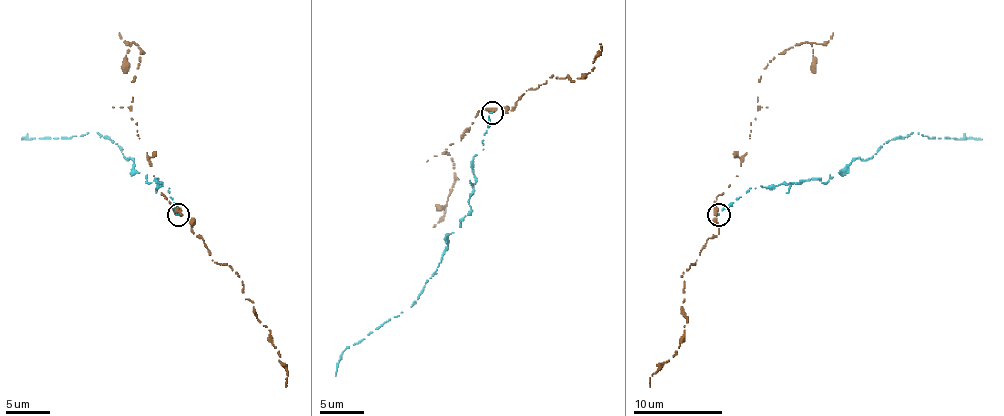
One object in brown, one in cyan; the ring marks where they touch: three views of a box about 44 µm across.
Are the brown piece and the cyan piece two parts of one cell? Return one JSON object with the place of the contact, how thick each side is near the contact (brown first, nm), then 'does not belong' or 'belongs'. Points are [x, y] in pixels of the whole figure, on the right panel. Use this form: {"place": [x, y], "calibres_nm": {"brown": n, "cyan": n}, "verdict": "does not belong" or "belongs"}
{"place": [718, 214], "calibres_nm": {"brown": 360, "cyan": 140}, "verdict": "does not belong"}

